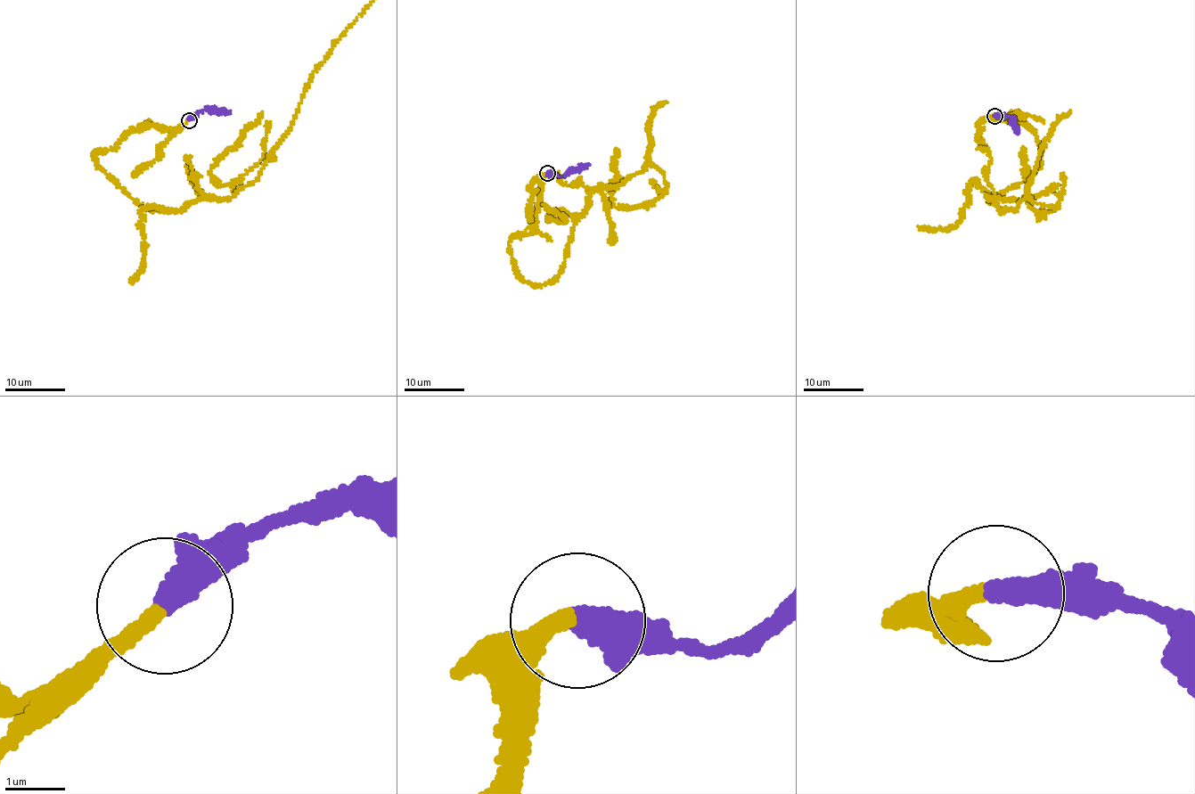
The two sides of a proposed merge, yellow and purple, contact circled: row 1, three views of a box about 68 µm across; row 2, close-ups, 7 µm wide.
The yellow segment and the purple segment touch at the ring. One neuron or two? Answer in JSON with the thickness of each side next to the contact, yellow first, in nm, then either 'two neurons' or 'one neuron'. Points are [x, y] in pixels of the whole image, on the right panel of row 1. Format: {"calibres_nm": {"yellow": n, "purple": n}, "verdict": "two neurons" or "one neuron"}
{"calibres_nm": {"yellow": 260, "purple": 400}, "verdict": "one neuron"}

